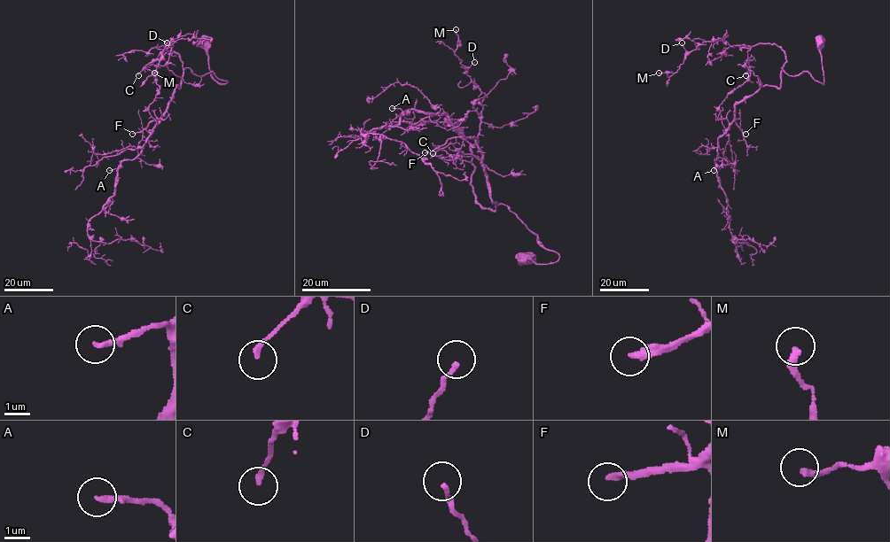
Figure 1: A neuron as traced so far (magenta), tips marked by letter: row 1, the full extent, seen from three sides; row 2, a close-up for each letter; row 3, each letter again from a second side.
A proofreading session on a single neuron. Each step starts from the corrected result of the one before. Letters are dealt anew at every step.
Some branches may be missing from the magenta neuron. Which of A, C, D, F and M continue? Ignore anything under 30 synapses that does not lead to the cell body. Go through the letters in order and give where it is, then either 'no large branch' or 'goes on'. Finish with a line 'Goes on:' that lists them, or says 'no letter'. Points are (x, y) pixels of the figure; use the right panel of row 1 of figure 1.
A: (714, 170) | goes on
C: (745, 75) | no large branch
D: (682, 42) | no large branch
F: (745, 134) | goes on
M: (659, 73) | no large branch
Goes on: A, F

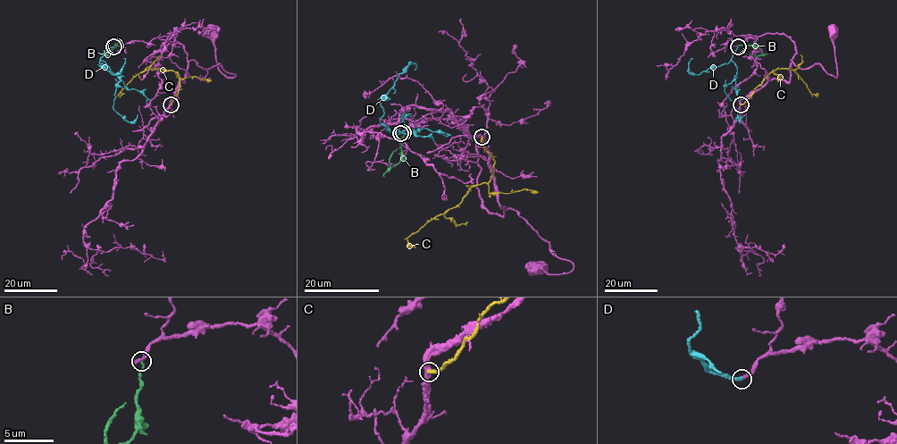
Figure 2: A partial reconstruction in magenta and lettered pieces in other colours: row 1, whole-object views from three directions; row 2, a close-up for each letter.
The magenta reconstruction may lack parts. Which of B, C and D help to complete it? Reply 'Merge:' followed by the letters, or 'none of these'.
Merge: D

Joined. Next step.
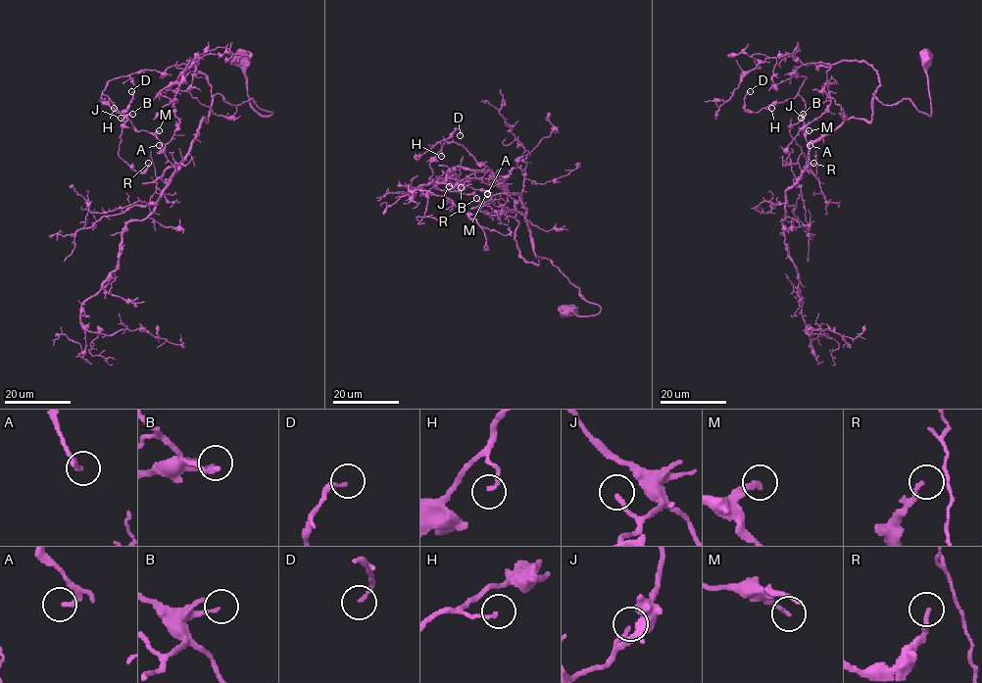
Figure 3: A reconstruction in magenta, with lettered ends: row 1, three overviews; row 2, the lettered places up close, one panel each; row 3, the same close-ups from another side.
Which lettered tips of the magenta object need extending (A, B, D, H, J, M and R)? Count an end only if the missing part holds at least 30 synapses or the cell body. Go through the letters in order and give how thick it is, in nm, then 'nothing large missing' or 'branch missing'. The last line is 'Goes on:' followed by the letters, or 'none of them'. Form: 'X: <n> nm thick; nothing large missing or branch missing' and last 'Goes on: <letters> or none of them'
A: 170 nm thick; nothing large missing
B: 130 nm thick; nothing large missing
D: 140 nm thick; nothing large missing
H: 150 nm thick; nothing large missing
J: 160 nm thick; nothing large missing
M: 180 nm thick; nothing large missing
R: 160 nm thick; nothing large missing
Goes on: none of them

